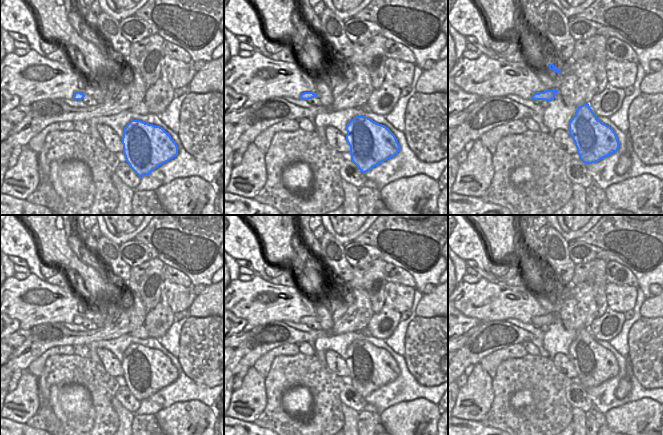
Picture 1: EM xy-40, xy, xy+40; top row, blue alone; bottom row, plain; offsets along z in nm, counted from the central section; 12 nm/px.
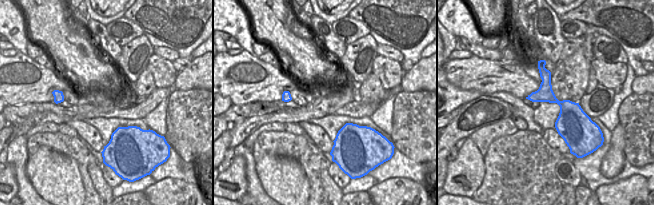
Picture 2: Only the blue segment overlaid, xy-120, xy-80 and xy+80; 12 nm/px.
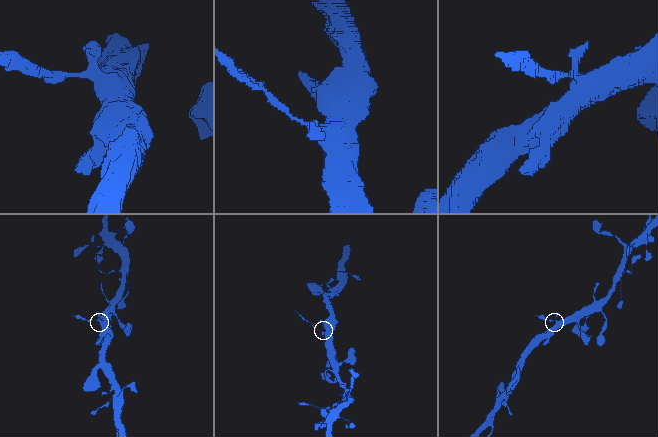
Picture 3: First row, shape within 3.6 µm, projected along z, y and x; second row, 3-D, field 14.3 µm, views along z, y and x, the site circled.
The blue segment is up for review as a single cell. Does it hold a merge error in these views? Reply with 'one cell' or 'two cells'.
two cells

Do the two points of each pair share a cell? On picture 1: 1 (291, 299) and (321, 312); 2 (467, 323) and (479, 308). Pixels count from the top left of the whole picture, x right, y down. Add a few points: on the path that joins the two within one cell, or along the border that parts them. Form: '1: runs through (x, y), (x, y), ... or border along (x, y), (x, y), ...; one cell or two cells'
1: border along (313, 296), (315, 316); two cells
2: border along (458, 310), (465, 315), (477, 318), (481, 322); two cells

